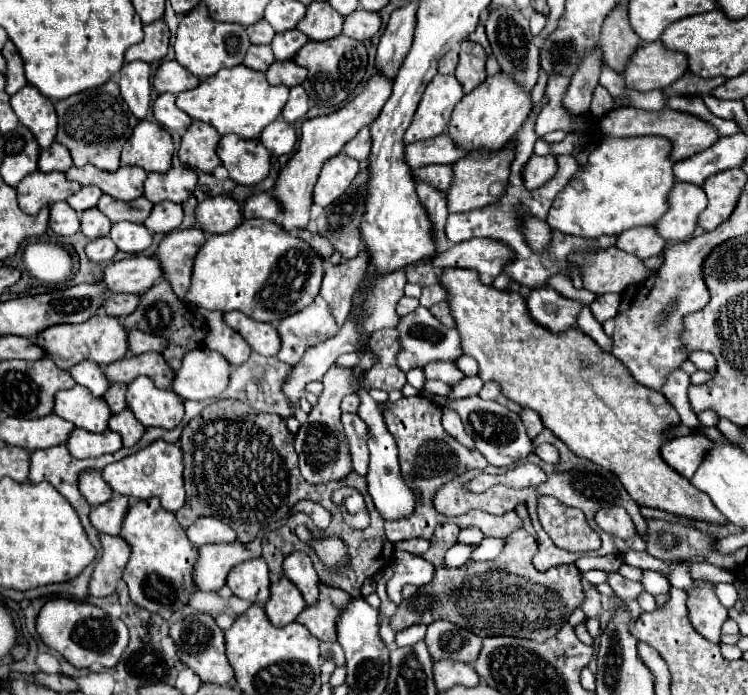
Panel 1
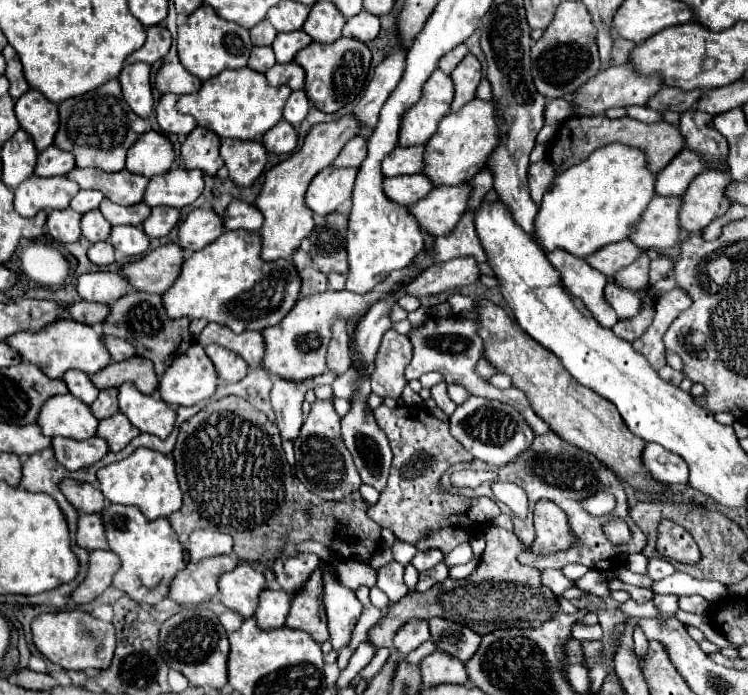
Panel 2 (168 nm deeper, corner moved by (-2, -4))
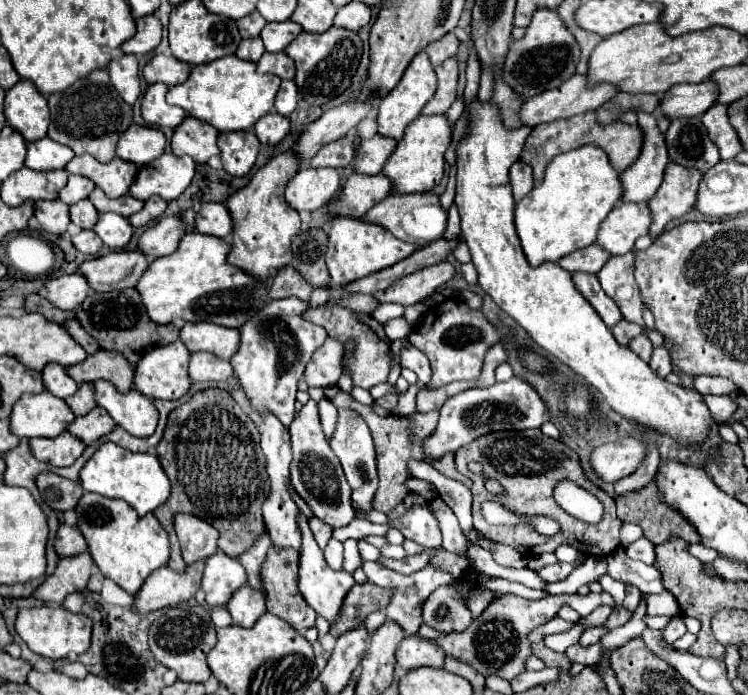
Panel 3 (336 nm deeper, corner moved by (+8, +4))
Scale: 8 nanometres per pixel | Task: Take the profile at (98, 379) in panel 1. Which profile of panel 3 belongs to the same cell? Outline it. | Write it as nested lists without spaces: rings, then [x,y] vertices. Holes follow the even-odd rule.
[[[48,363],[42,369],[40,375],[42,375],[46,391],[52,393],[54,397],[66,399],[66,397],[70,397],[70,395],[74,395],[78,391],[78,383],[72,381],[72,377],[68,377],[68,373],[66,373],[66,369],[62,365]]]

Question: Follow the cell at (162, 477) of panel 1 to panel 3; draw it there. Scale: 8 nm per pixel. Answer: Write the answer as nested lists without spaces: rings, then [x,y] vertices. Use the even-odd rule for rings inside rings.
[[[102,443],[96,453],[86,461],[80,471],[80,485],[84,491],[98,493],[110,499],[124,499],[130,503],[138,515],[146,515],[162,505],[170,493],[170,481],[152,453],[128,453],[128,449],[114,443]]]

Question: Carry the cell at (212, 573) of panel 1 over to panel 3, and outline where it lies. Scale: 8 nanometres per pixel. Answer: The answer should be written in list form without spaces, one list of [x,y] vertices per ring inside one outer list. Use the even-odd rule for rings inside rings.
[[[204,561],[188,565],[186,573],[176,573],[168,567],[156,569],[140,591],[134,595],[132,609],[138,615],[146,615],[150,611],[158,611],[162,607],[174,607],[186,603],[200,589],[200,579],[204,571]]]

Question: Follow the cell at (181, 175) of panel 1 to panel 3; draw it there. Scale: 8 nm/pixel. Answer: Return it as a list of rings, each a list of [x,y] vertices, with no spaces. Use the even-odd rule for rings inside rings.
[[[164,153],[162,157],[158,157],[150,165],[144,165],[138,171],[130,193],[140,201],[146,201],[152,195],[162,197],[164,201],[178,199],[190,185],[194,169],[196,163],[190,157],[176,157],[174,153]]]

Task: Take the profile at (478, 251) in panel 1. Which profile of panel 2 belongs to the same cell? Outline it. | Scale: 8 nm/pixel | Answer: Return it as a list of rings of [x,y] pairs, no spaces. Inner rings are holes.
[[[456,257],[440,265],[432,265],[424,273],[420,273],[410,285],[408,295],[428,297],[444,291],[452,291],[456,287],[470,285],[480,279],[480,269],[474,257]]]

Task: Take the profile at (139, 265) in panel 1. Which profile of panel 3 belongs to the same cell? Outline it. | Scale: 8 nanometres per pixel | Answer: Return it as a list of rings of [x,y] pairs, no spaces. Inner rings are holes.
[[[72,273],[72,275],[48,279],[44,283],[40,295],[44,299],[48,299],[54,307],[58,307],[62,311],[72,311],[80,305],[80,301],[84,301],[88,291],[90,291],[88,281],[84,281],[84,277],[80,277],[80,273]]]

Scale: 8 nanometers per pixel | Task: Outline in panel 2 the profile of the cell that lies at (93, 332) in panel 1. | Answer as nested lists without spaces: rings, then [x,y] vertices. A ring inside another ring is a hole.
[[[62,319],[58,321],[58,325],[50,325],[50,329],[42,329],[42,333],[16,333],[14,337],[8,337],[6,343],[12,345],[22,355],[22,359],[40,365],[40,369],[46,375],[58,379],[68,369],[80,369],[86,371],[88,375],[94,375],[100,369],[104,369],[112,359],[102,337],[104,335],[92,325],[84,325],[74,319]]]

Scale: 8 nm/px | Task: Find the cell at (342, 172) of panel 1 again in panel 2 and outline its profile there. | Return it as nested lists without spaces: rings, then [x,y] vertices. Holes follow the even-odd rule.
[[[330,165],[312,179],[306,191],[306,205],[318,215],[334,213],[344,201],[352,197],[354,181],[356,169],[338,169]]]

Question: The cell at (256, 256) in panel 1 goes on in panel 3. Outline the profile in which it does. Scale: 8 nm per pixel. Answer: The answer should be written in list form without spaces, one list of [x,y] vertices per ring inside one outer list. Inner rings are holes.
[[[194,231],[180,239],[178,249],[172,255],[152,261],[134,287],[142,297],[148,317],[158,325],[182,319],[192,323],[208,321],[236,329],[242,327],[248,317],[252,317],[268,303],[268,285],[246,275],[242,269],[228,265],[228,251],[228,241],[220,241],[218,237],[204,237]]]

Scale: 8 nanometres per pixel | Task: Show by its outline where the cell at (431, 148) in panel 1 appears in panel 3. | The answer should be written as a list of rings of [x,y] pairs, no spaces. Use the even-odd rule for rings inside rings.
[[[374,135],[372,139],[364,139],[358,145],[358,155],[352,163],[354,173],[364,173],[364,175],[378,175],[380,169],[384,167],[384,161],[388,159],[388,153],[396,147],[396,141],[390,137],[380,137]]]

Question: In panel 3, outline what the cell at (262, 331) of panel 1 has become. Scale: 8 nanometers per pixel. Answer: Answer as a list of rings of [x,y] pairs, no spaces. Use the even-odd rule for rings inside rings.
[[[184,323],[180,329],[180,341],[190,353],[208,351],[220,359],[230,359],[236,353],[240,341],[238,329],[228,329],[212,323]]]

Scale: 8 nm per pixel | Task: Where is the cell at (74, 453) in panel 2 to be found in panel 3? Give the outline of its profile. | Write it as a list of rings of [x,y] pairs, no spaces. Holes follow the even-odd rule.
[[[68,431],[60,433],[54,439],[38,437],[30,441],[30,451],[38,461],[50,463],[54,467],[70,467],[84,451],[84,443],[76,441]]]

